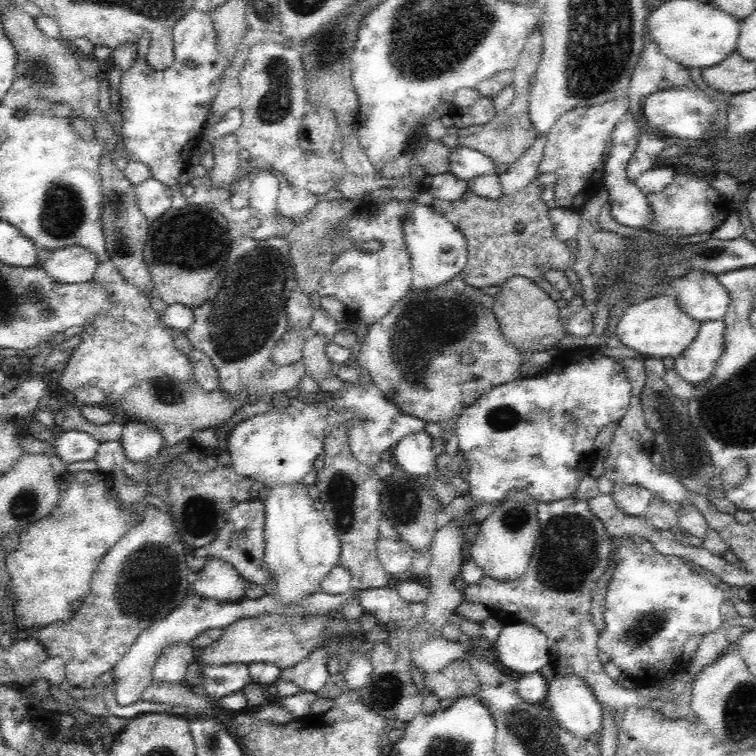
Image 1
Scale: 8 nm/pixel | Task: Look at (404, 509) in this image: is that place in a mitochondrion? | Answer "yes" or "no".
yes

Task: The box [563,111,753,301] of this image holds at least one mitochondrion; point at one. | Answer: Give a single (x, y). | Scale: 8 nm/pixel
(706, 253)

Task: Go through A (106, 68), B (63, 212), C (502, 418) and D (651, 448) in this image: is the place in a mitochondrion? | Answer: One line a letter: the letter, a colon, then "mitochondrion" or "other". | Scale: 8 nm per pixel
A: other
B: mitochondrion
C: mitochondrion
D: other

